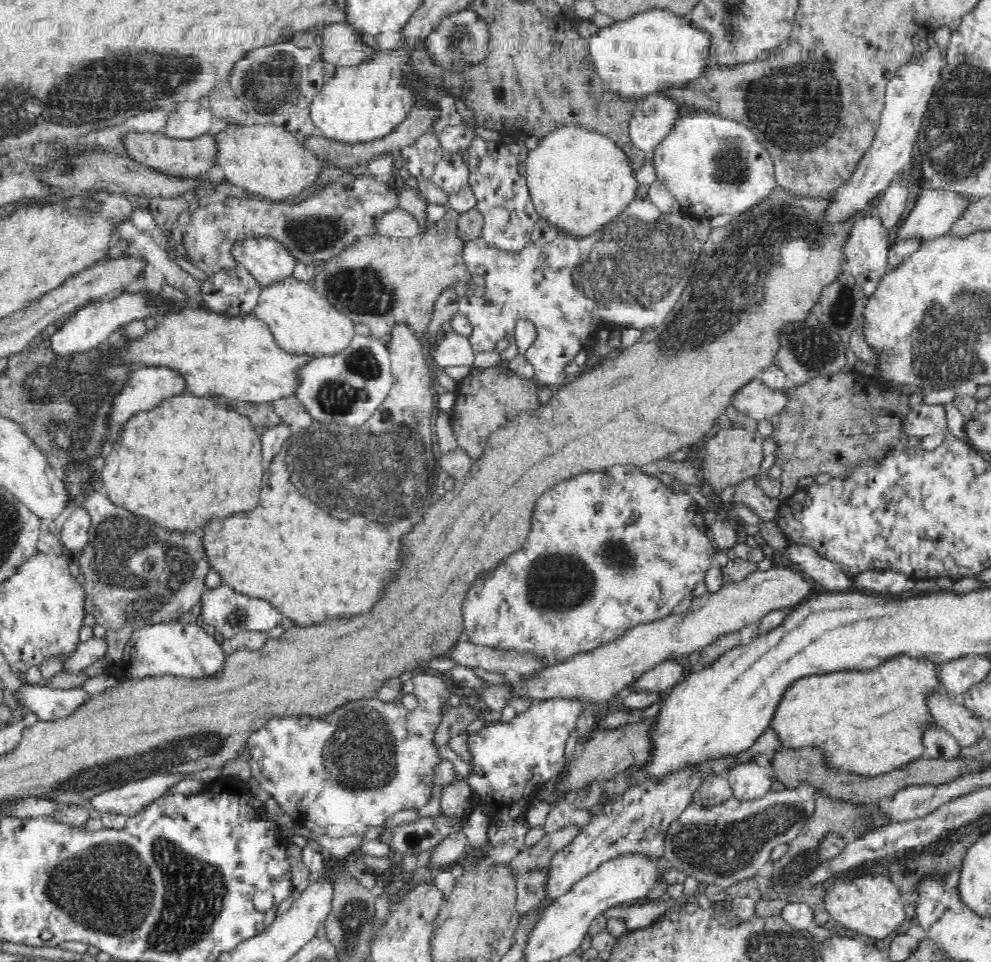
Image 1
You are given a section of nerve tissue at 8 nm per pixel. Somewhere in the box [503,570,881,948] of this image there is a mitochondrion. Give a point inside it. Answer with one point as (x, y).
(721, 848)

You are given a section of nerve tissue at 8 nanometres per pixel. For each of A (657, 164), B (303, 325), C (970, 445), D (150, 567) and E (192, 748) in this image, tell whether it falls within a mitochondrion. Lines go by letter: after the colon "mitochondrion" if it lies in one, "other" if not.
A: other
B: other
C: other
D: mitochondrion
E: mitochondrion

